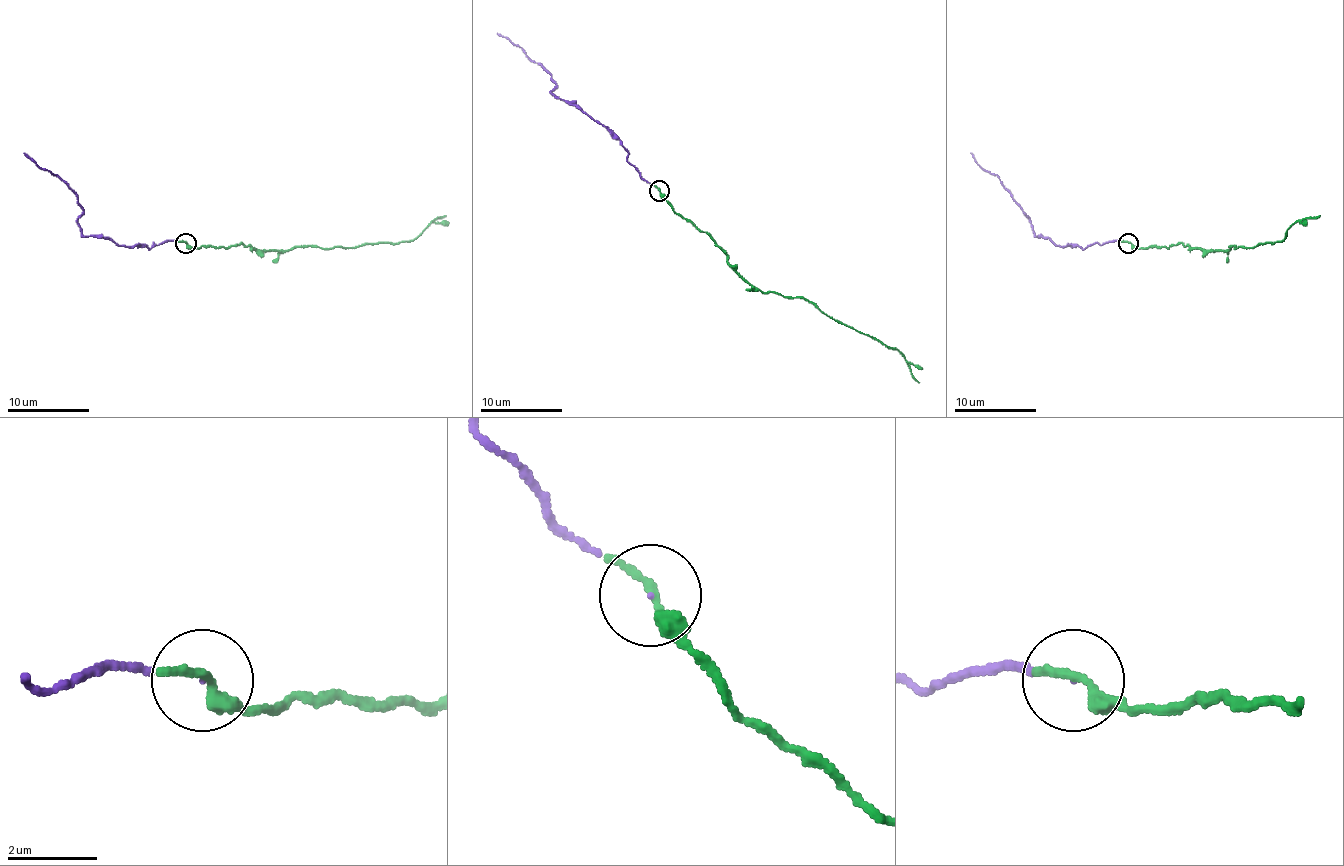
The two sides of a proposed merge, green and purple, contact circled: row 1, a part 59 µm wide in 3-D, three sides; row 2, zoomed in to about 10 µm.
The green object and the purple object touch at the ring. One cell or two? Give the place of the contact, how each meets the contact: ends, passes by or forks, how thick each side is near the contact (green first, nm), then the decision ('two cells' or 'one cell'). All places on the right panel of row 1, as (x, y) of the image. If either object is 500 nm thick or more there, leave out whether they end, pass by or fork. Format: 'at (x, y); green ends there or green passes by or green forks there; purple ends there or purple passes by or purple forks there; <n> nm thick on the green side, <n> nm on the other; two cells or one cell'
at (1128, 243); green passes by; purple ends there; 220 nm thick on the green side, 20 nm on the other; one cell

